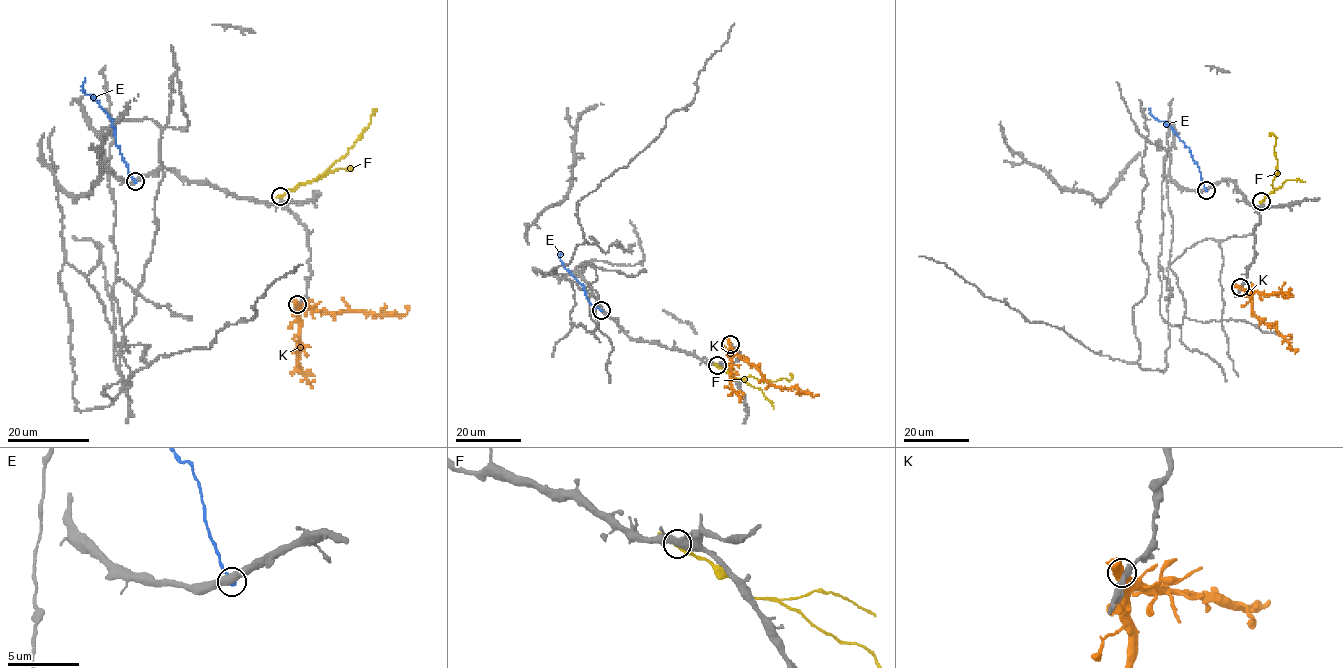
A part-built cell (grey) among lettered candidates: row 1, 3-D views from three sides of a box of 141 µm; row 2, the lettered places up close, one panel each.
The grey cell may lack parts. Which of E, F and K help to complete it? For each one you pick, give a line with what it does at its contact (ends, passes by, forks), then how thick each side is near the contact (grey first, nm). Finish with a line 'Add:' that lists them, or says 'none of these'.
Add: none of these

